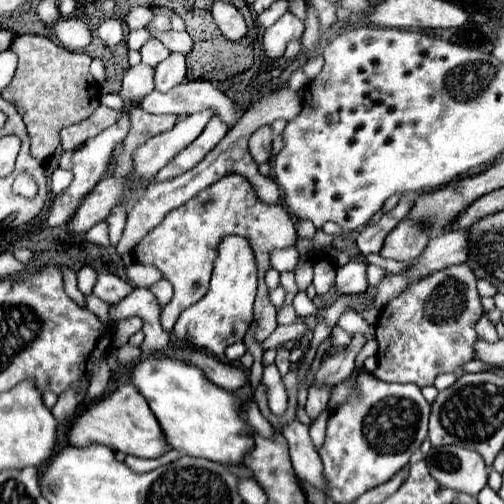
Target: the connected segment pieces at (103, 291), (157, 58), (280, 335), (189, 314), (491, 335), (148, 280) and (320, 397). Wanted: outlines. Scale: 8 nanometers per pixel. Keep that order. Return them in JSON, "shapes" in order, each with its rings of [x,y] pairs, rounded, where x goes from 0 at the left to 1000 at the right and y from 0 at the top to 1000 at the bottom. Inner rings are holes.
{"shapes":[[[[194,544],[194,560],[187,567],[187,583],[194,583],[194,591],[210,595],[214,603],[234,603],[238,595],[246,595],[266,571],[246,560],[242,552],[226,548],[226,544]]],[[[298,75],[282,95],[278,95],[278,107],[282,107],[282,123],[294,127],[294,131],[313,131],[325,115],[333,115],[337,99],[313,83],[310,75]]],[[[591,627],[591,635],[583,643],[567,643],[567,647],[552,647],[536,671],[528,671],[520,679],[520,690],[532,694],[540,687],[556,687],[560,679],[583,679],[583,675],[595,675],[603,663],[611,659],[611,643],[603,643],[603,631]]],[[[448,468],[433,488],[433,512],[425,520],[413,583],[357,623],[345,647],[345,663],[357,675],[381,679],[385,690],[413,694],[429,710],[440,710],[448,687],[476,679],[484,671],[500,639],[504,591],[508,591],[504,504],[480,468]]],[[[964,623],[944,639],[944,663],[952,675],[964,675],[964,679],[980,679],[988,675],[988,663],[984,663],[984,651],[976,639],[968,639]]],[[[266,520],[254,528],[254,560],[266,563],[266,571],[298,571],[317,552],[321,552],[321,540],[302,524]]],[[[647,762],[647,766],[615,766],[607,817],[611,817],[611,825],[615,825],[619,833],[627,833],[627,825],[631,825],[639,813],[647,813],[659,770],[663,770],[659,762]]]]}

